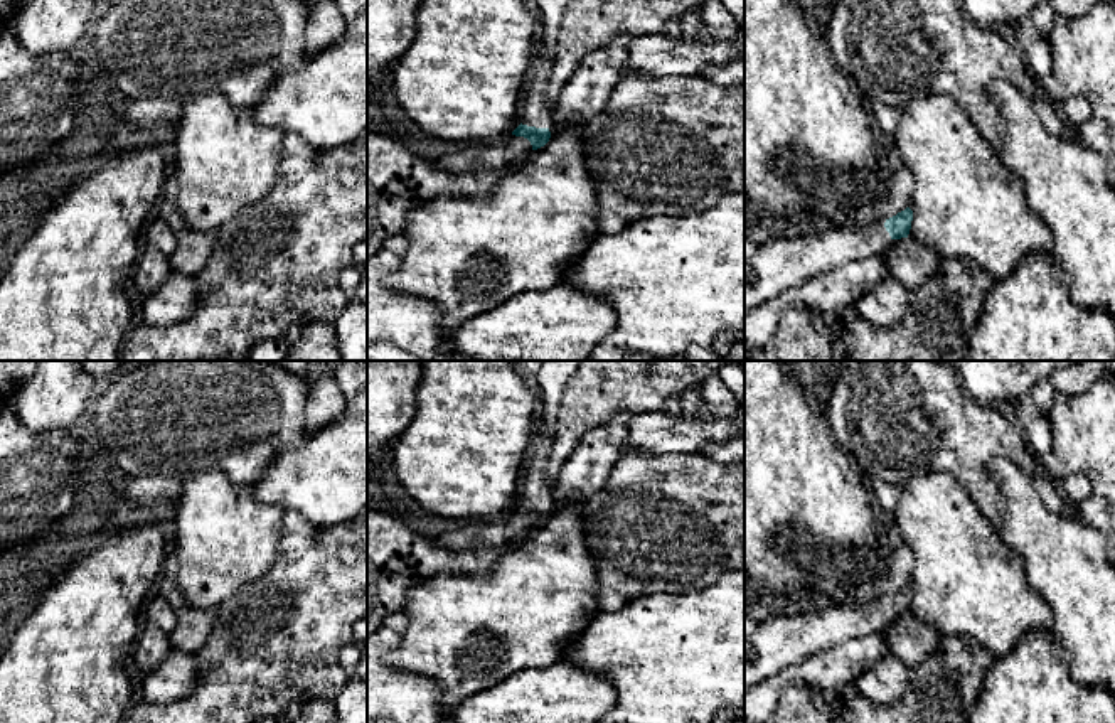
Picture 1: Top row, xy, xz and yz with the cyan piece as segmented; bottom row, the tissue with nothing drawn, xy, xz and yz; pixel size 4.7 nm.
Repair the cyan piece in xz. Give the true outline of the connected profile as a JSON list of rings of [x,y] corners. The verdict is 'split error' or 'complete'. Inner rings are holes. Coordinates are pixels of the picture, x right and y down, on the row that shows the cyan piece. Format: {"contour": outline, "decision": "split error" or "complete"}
{"contour": [[[539,40],[522,93],[520,125],[512,131],[515,137],[527,138],[532,150],[544,147],[551,138],[549,128],[554,123],[554,113],[547,104],[547,81],[551,78],[552,61],[554,57]]], "decision": "split error"}

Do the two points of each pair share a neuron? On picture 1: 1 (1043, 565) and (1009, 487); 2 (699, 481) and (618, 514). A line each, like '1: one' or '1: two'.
1: one
2: one

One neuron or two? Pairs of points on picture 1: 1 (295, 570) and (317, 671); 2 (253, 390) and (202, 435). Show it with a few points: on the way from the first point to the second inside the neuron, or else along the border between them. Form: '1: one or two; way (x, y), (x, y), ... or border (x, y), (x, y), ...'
1: one; way (300, 595), (300, 646)
2: one; way (241, 401), (214, 423)

